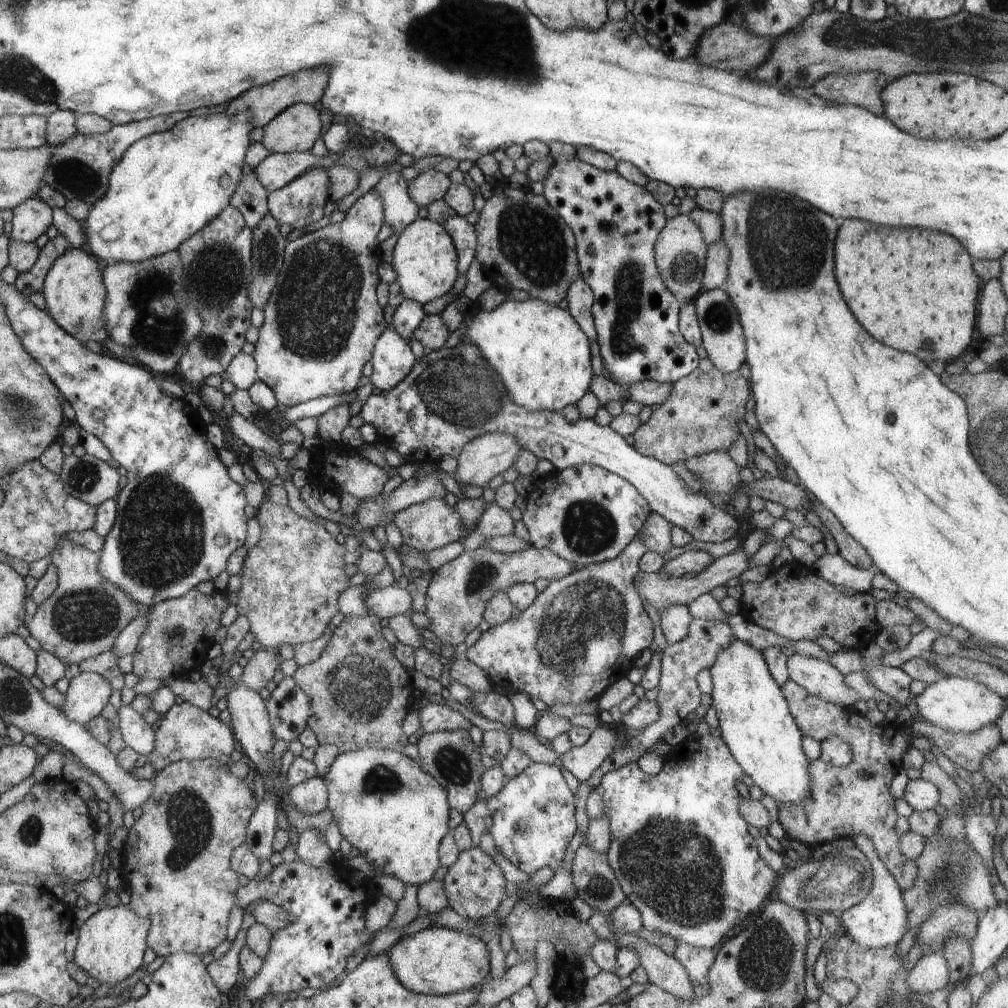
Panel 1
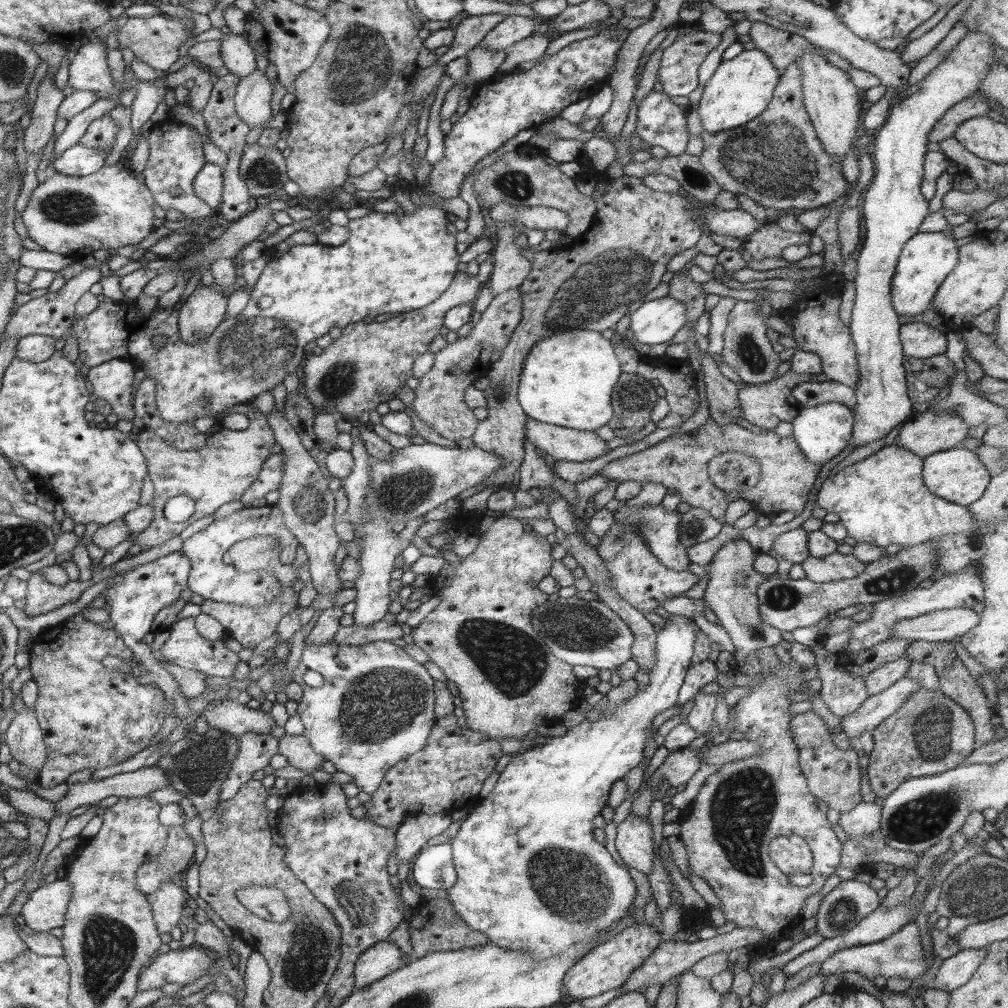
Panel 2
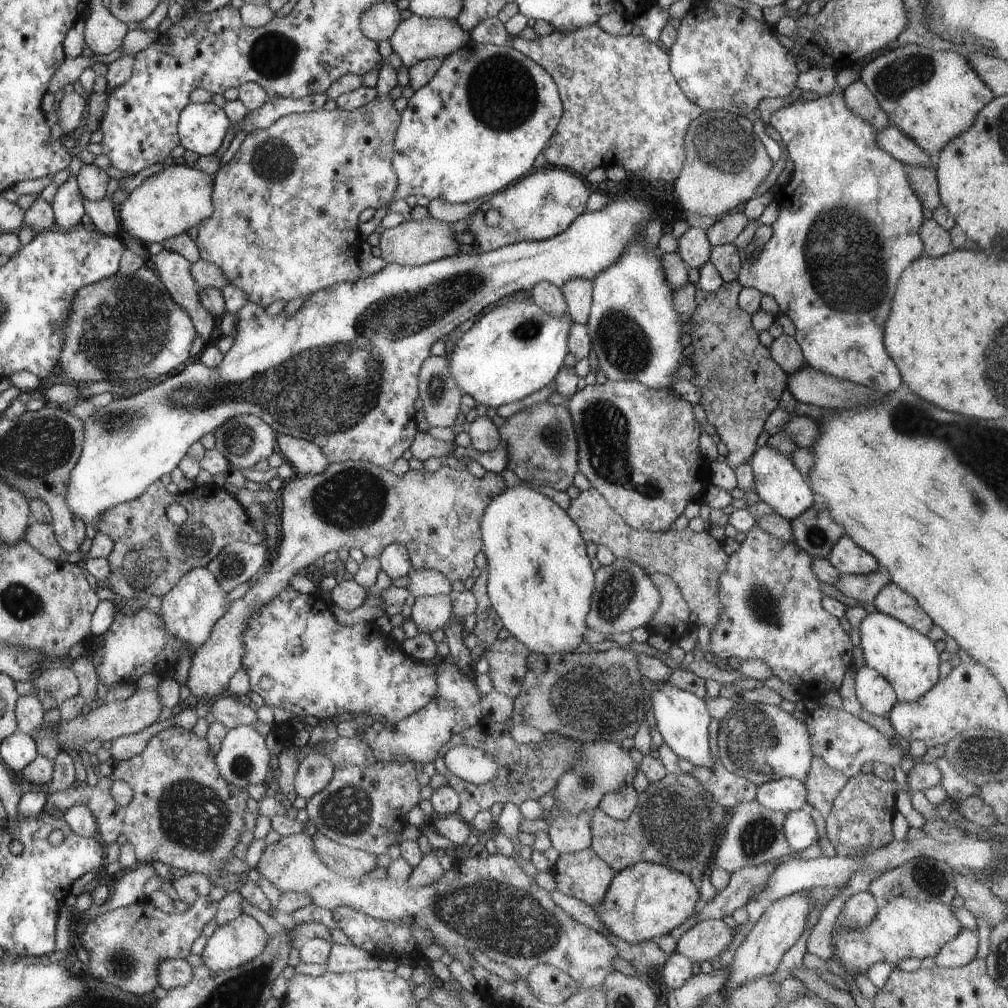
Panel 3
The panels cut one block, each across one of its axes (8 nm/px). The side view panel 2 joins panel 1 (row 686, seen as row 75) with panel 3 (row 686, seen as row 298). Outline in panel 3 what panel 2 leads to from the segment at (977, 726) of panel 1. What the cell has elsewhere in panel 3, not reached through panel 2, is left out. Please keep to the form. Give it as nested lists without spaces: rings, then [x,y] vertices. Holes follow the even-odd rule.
[[[859,668],[855,674],[855,696],[863,708],[873,716],[887,716],[897,704],[897,694],[891,684],[873,668]]]

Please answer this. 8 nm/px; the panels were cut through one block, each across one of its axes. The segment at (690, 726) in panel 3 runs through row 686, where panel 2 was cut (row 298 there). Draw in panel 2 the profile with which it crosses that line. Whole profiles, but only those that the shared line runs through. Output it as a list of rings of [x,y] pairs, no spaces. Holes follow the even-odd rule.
[[[663,296],[657,300],[641,302],[627,316],[629,320],[629,338],[631,342],[641,344],[661,344],[669,342],[679,328],[685,326],[687,306],[677,302],[671,296]]]

